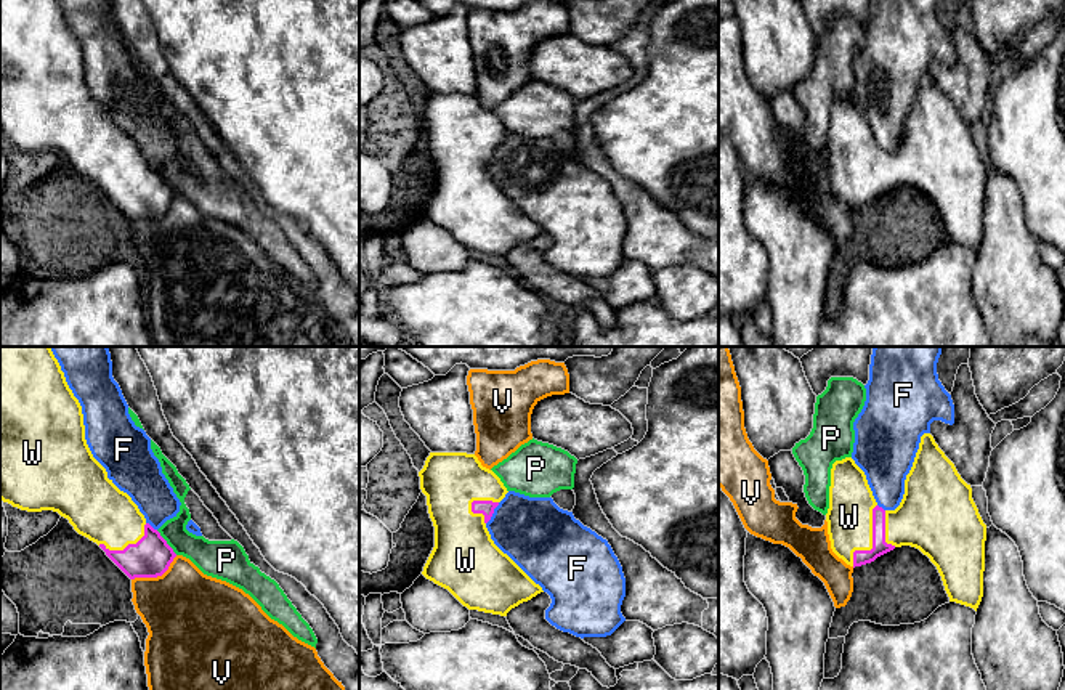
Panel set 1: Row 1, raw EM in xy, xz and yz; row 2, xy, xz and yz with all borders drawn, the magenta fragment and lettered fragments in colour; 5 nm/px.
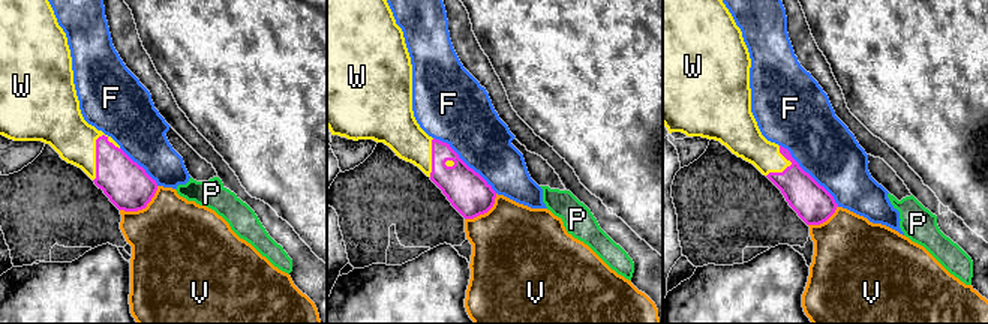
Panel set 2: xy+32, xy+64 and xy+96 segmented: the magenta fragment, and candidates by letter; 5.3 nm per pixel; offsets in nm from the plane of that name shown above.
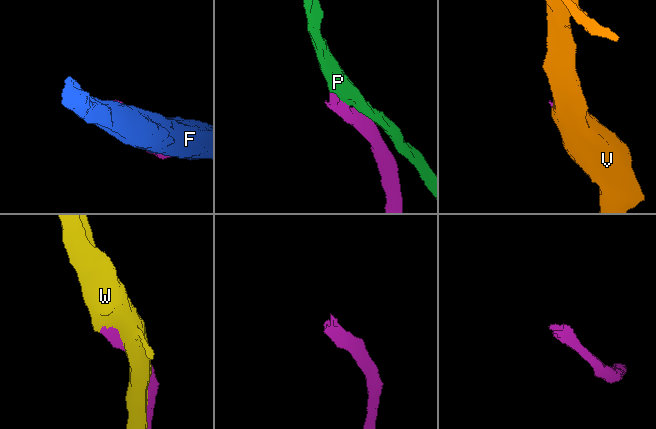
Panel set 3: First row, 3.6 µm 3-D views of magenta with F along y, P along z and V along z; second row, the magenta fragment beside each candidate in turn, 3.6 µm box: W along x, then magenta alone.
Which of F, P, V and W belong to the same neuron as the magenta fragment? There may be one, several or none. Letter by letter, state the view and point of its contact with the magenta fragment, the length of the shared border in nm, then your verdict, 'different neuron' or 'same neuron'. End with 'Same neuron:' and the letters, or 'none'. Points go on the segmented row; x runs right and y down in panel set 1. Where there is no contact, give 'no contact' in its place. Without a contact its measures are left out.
F: xz (493, 512) | 130 nm | different neuron
P: xy (166, 543) | 170 nm | different neuron
V: xy (156, 576) | 260 nm | different neuron
W: yz (873, 541) | 340 nm | same neuron
Same neuron: W

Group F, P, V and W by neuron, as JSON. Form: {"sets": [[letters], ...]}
{"sets": [["F"], ["P"], ["V"], ["W"]]}

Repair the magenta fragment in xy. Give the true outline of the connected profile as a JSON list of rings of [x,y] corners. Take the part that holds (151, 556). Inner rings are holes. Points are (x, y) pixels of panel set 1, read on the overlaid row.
[[[0,347],[0,499],[27,512],[58,512],[79,534],[96,542],[130,579],[162,576],[176,557],[93,457],[85,440],[82,406],[50,347]]]

